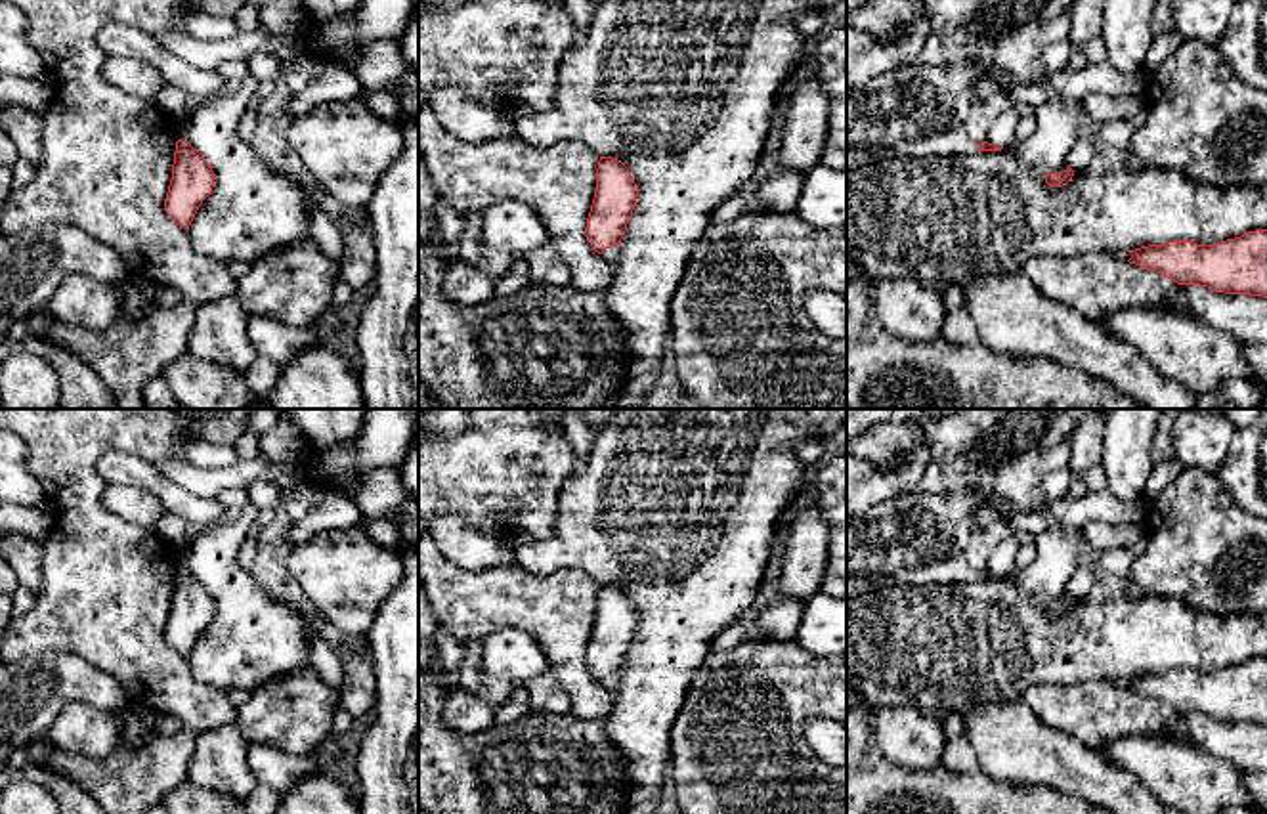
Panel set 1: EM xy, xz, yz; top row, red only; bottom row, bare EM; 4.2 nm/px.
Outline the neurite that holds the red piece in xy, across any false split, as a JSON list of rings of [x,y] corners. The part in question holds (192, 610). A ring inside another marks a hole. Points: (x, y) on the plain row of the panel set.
[[[178,568],[172,608],[164,627],[166,642],[187,657],[203,629],[212,621],[212,615],[214,600],[210,592],[187,568]]]

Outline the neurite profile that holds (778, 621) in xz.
[[[778,592],[751,625],[753,636],[780,644],[795,642],[806,602]]]

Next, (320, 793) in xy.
[[[319,770],[281,793],[275,814],[361,814],[357,797]]]

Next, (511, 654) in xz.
[[[503,629],[480,640],[482,671],[522,686],[529,678],[548,675],[550,665],[533,636],[520,629]]]

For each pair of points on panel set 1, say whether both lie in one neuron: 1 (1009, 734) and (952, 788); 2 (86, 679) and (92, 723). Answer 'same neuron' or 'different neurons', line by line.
1: different neurons
2: different neurons

